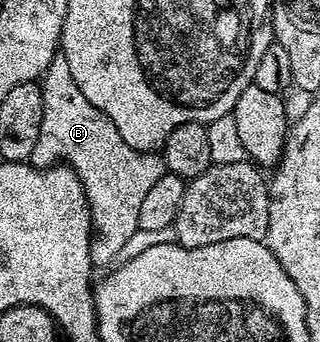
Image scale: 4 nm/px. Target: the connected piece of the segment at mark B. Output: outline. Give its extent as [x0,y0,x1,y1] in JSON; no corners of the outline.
[29,55,166,261]

